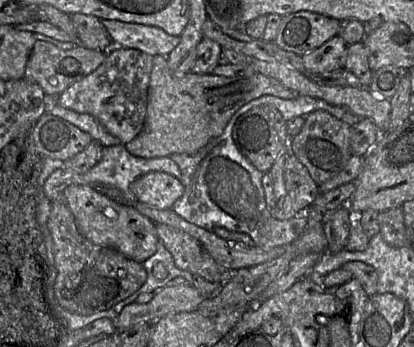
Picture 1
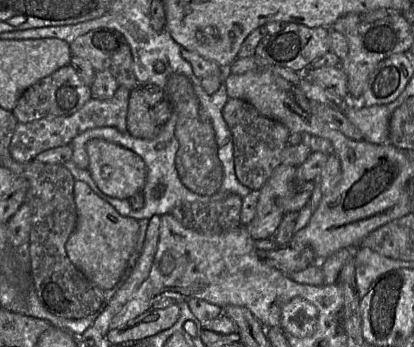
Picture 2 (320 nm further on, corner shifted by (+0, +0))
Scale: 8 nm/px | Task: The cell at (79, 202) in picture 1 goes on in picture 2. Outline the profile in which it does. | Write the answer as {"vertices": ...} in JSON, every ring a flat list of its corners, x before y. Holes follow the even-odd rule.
{"vertices":[[82,181,74,182,74,201,77,222,65,245,67,256,89,281,104,291,109,290,119,281,134,251,139,222,120,215]]}

